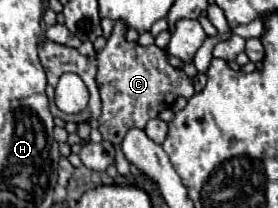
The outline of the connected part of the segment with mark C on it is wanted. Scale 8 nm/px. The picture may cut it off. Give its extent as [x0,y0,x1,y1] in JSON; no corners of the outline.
[97,22,195,144]

